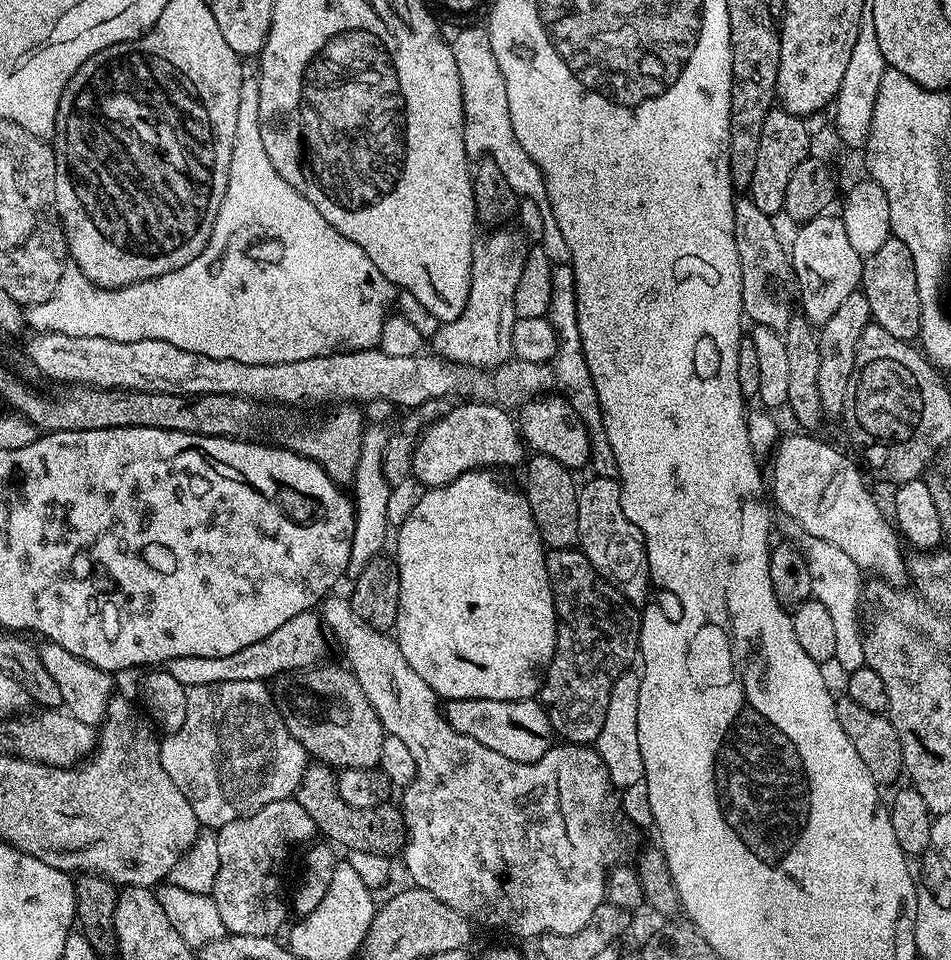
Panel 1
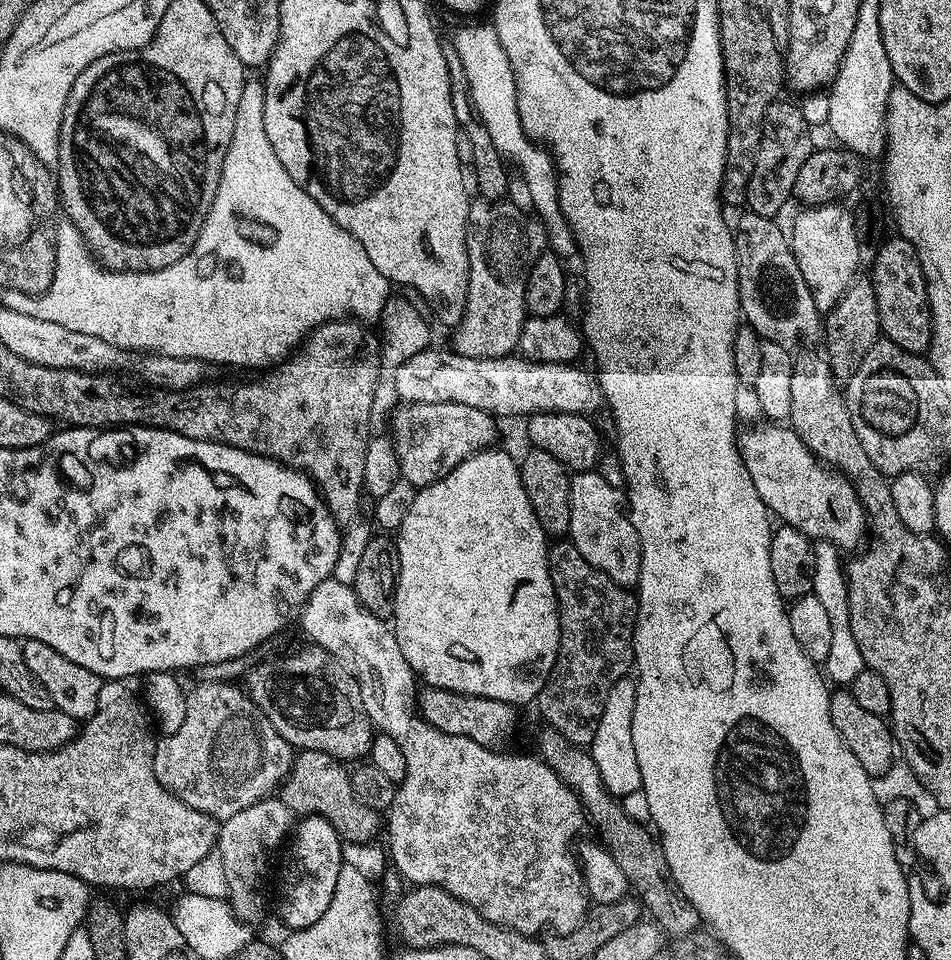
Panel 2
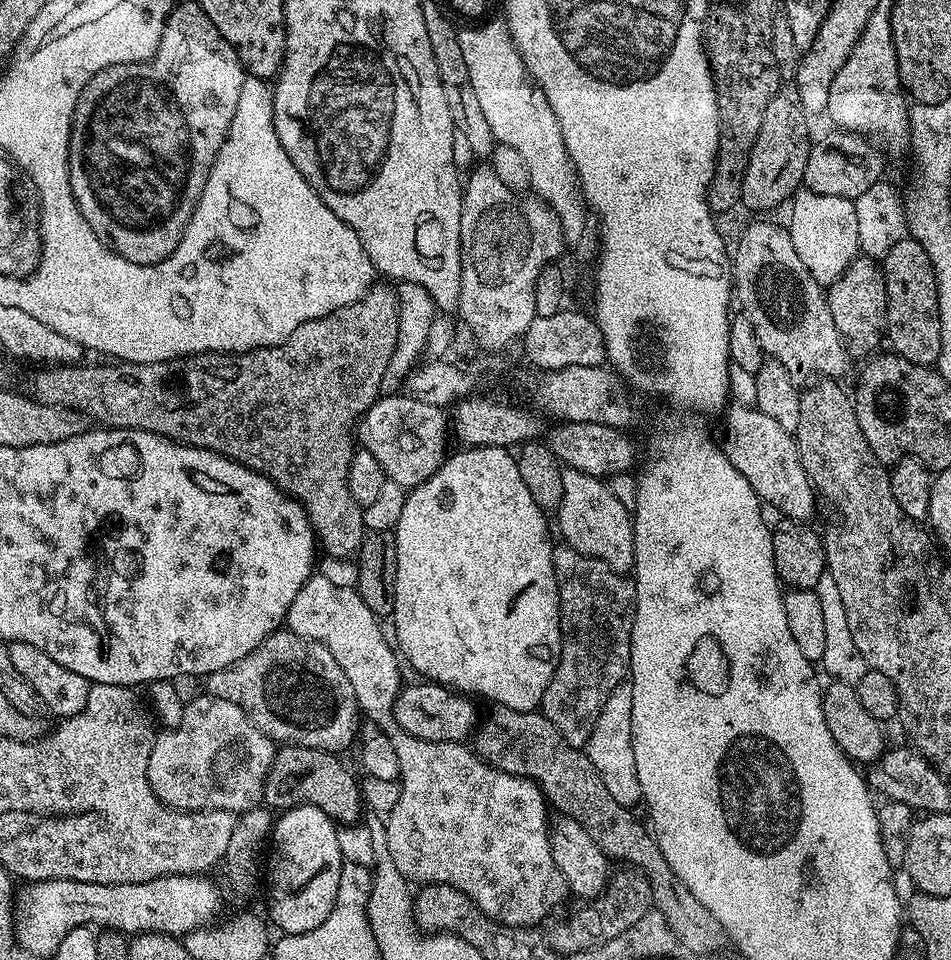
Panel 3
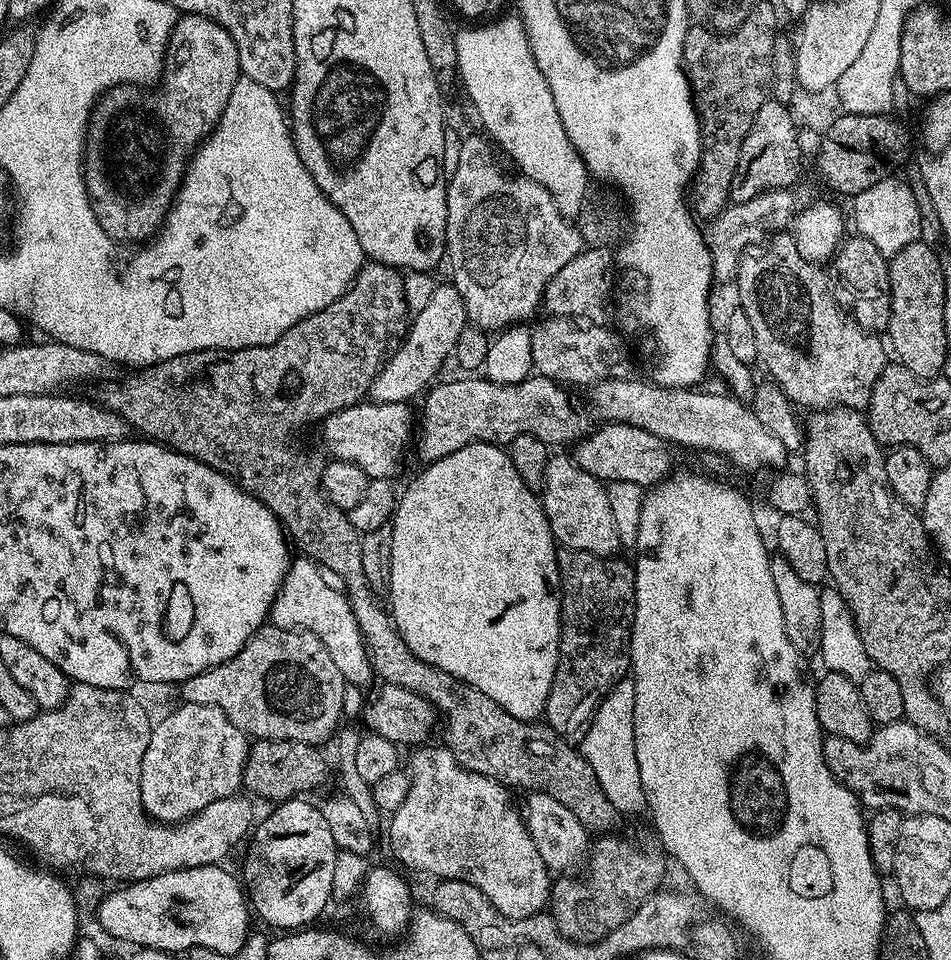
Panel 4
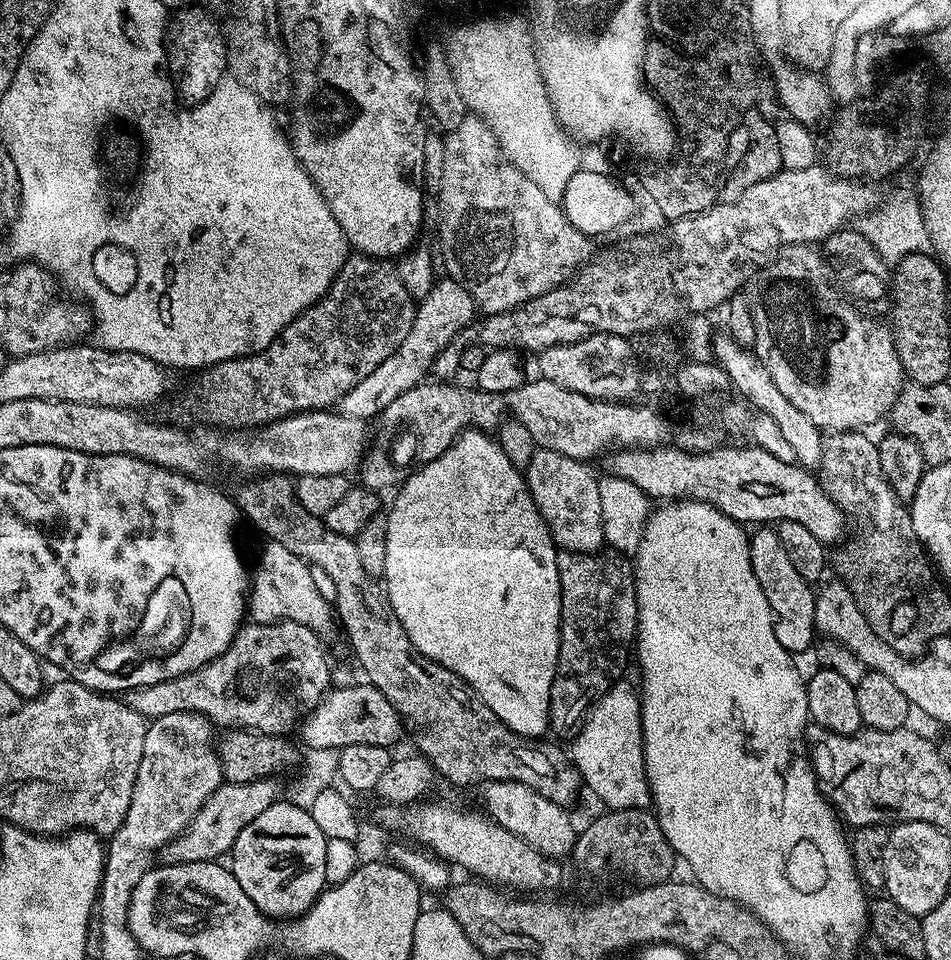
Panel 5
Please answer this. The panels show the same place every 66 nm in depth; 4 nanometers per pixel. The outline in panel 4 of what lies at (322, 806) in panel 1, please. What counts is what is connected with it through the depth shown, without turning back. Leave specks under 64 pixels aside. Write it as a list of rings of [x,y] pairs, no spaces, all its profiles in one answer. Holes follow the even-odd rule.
[[[256,740],[248,750],[243,787],[249,788],[253,797],[261,796],[271,802],[292,800],[318,787],[327,778],[328,769],[330,772],[330,764],[311,744],[293,740]]]

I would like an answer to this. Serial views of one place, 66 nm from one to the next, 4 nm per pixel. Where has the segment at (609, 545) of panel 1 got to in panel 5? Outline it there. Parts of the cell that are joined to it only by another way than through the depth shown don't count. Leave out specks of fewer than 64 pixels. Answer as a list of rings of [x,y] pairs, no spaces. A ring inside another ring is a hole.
[[[537,447],[534,458],[530,458],[526,469],[528,489],[546,522],[557,549],[566,552],[599,552],[605,547],[602,518],[602,503],[599,488],[601,481],[591,472],[589,465],[582,460],[566,458],[566,454],[558,454],[554,450]]]

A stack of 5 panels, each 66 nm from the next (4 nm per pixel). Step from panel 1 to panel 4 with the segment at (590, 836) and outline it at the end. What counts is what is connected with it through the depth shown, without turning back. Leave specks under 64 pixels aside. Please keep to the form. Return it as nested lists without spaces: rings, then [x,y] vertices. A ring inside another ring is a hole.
[[[299,559],[289,563],[288,572],[272,603],[271,623],[277,628],[298,628],[317,636],[322,646],[326,646],[326,654],[334,658],[334,666],[338,666],[345,681],[352,686],[365,686],[374,680],[374,673],[368,647],[364,645],[364,635],[354,618],[354,610],[350,610],[347,596],[343,591],[326,586],[325,577],[315,560]],[[420,746],[415,749],[416,752],[412,757],[407,757],[406,771],[410,778],[410,794],[406,794],[406,802],[402,802],[402,806],[398,806],[398,810],[391,813],[388,824],[388,844],[392,847],[392,852],[405,864],[408,868],[417,868],[420,872],[429,872],[430,875],[436,876],[440,880],[465,880],[470,882],[470,886],[478,886],[478,890],[482,890],[482,894],[486,894],[486,898],[490,898],[490,902],[495,908],[506,918],[517,920],[518,918],[526,918],[527,916],[538,916],[545,911],[546,905],[550,900],[550,893],[553,881],[548,880],[550,877],[549,869],[545,868],[542,862],[542,854],[538,854],[538,850],[534,846],[534,838],[530,838],[528,827],[524,824],[524,818],[519,807],[512,805],[512,800],[508,797],[509,789],[501,784],[499,780],[491,780],[488,776],[482,774],[474,774],[470,770],[466,770],[454,758],[454,754],[449,748],[437,746],[437,748],[428,748],[432,746]]]

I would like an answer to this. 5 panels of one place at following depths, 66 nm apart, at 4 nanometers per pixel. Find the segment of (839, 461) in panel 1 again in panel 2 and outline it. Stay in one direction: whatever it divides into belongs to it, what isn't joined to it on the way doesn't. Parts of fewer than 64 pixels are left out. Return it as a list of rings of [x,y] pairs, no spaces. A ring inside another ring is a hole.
[[[768,422],[764,425],[766,425],[765,428],[762,428],[763,426],[745,427],[739,433],[738,443],[740,457],[754,482],[754,490],[758,490],[758,498],[762,498],[769,513],[787,527],[797,528],[802,534],[817,541],[828,541],[840,550],[859,549],[866,536],[866,517],[852,481],[829,468],[828,465],[821,464],[818,457],[808,449],[806,442],[802,442],[802,438],[798,438],[798,434],[791,426],[785,426],[780,422]]]

